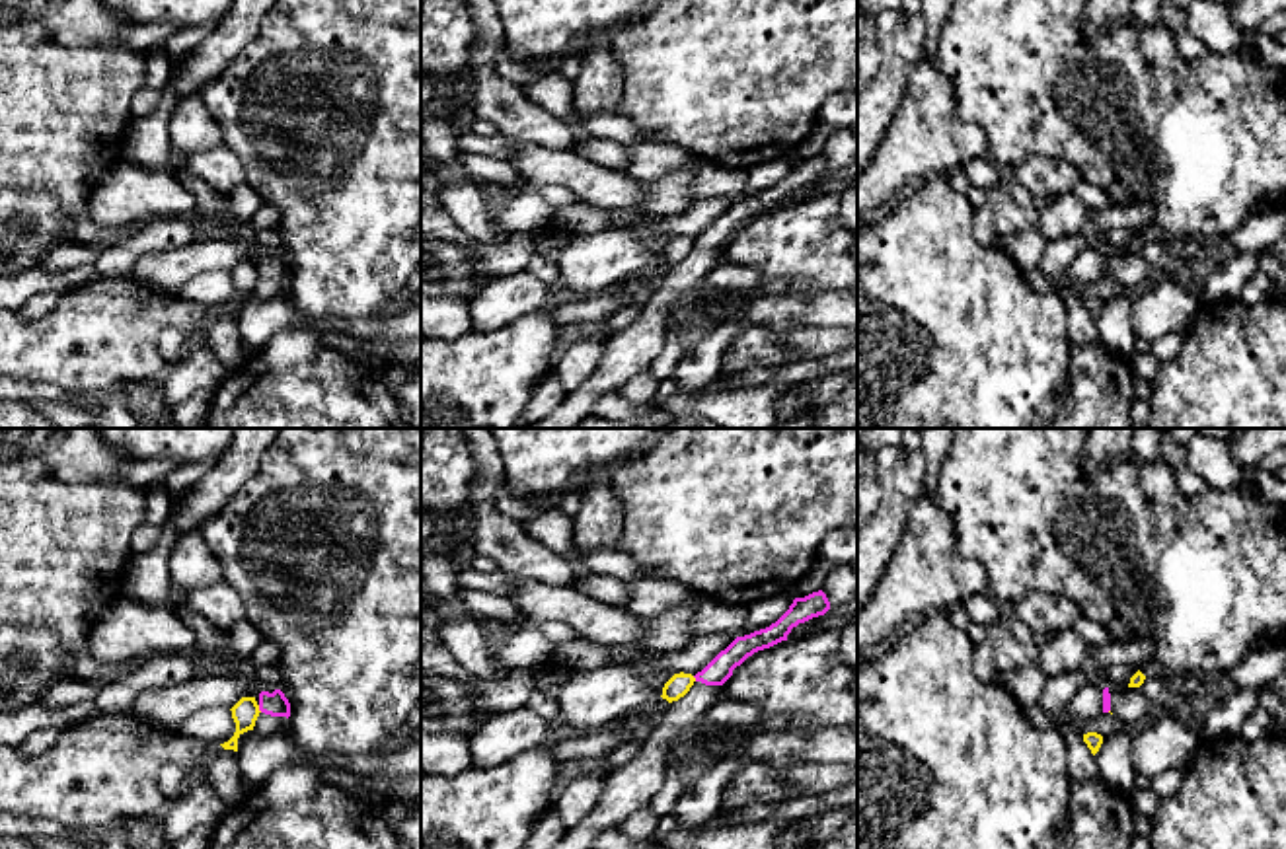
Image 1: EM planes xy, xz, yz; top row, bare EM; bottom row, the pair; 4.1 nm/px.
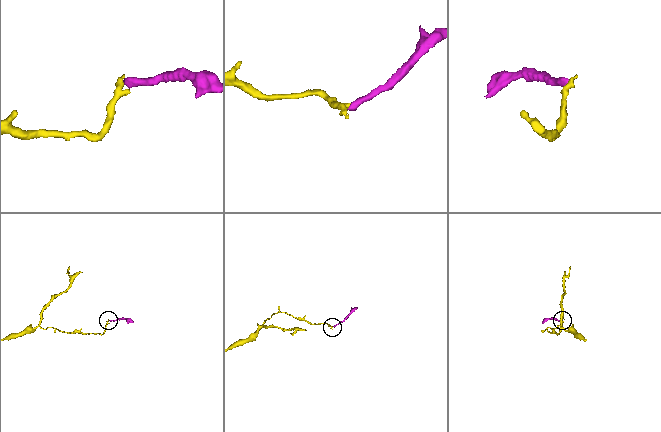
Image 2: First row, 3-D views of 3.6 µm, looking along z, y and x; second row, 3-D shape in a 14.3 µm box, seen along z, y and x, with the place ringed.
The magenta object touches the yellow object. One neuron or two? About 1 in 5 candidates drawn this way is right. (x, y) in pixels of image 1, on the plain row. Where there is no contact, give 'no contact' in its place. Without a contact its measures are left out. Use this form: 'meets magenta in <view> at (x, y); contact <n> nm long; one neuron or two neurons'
meets magenta in xy at (260, 273); contact 40 nm long; two neurons

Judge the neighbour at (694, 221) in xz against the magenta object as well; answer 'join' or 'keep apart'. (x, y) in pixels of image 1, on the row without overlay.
keep apart

